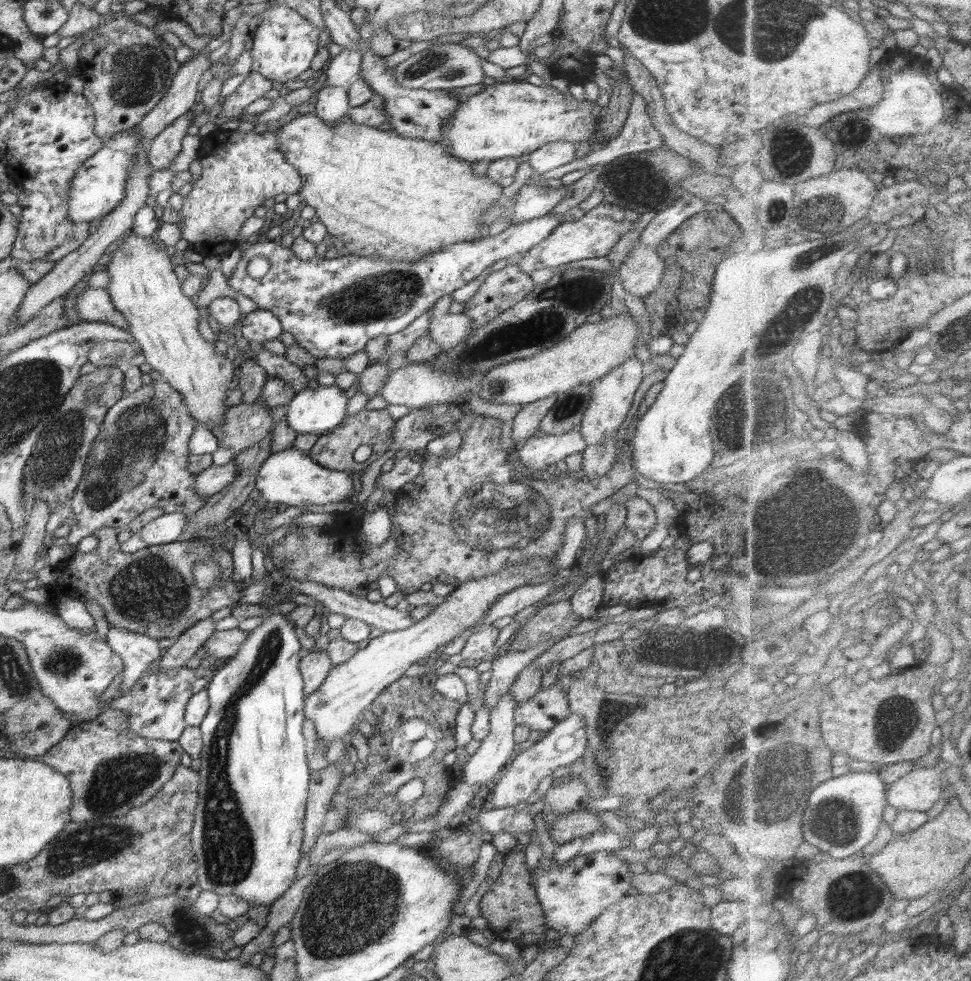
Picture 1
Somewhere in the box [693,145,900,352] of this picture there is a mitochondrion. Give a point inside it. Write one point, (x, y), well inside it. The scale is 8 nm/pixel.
(821, 213)

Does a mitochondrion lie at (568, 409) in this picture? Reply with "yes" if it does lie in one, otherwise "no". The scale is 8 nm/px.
yes

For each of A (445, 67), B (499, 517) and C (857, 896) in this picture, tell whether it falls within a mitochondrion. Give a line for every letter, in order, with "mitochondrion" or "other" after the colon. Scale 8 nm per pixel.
A: mitochondrion
B: mitochondrion
C: mitochondrion

